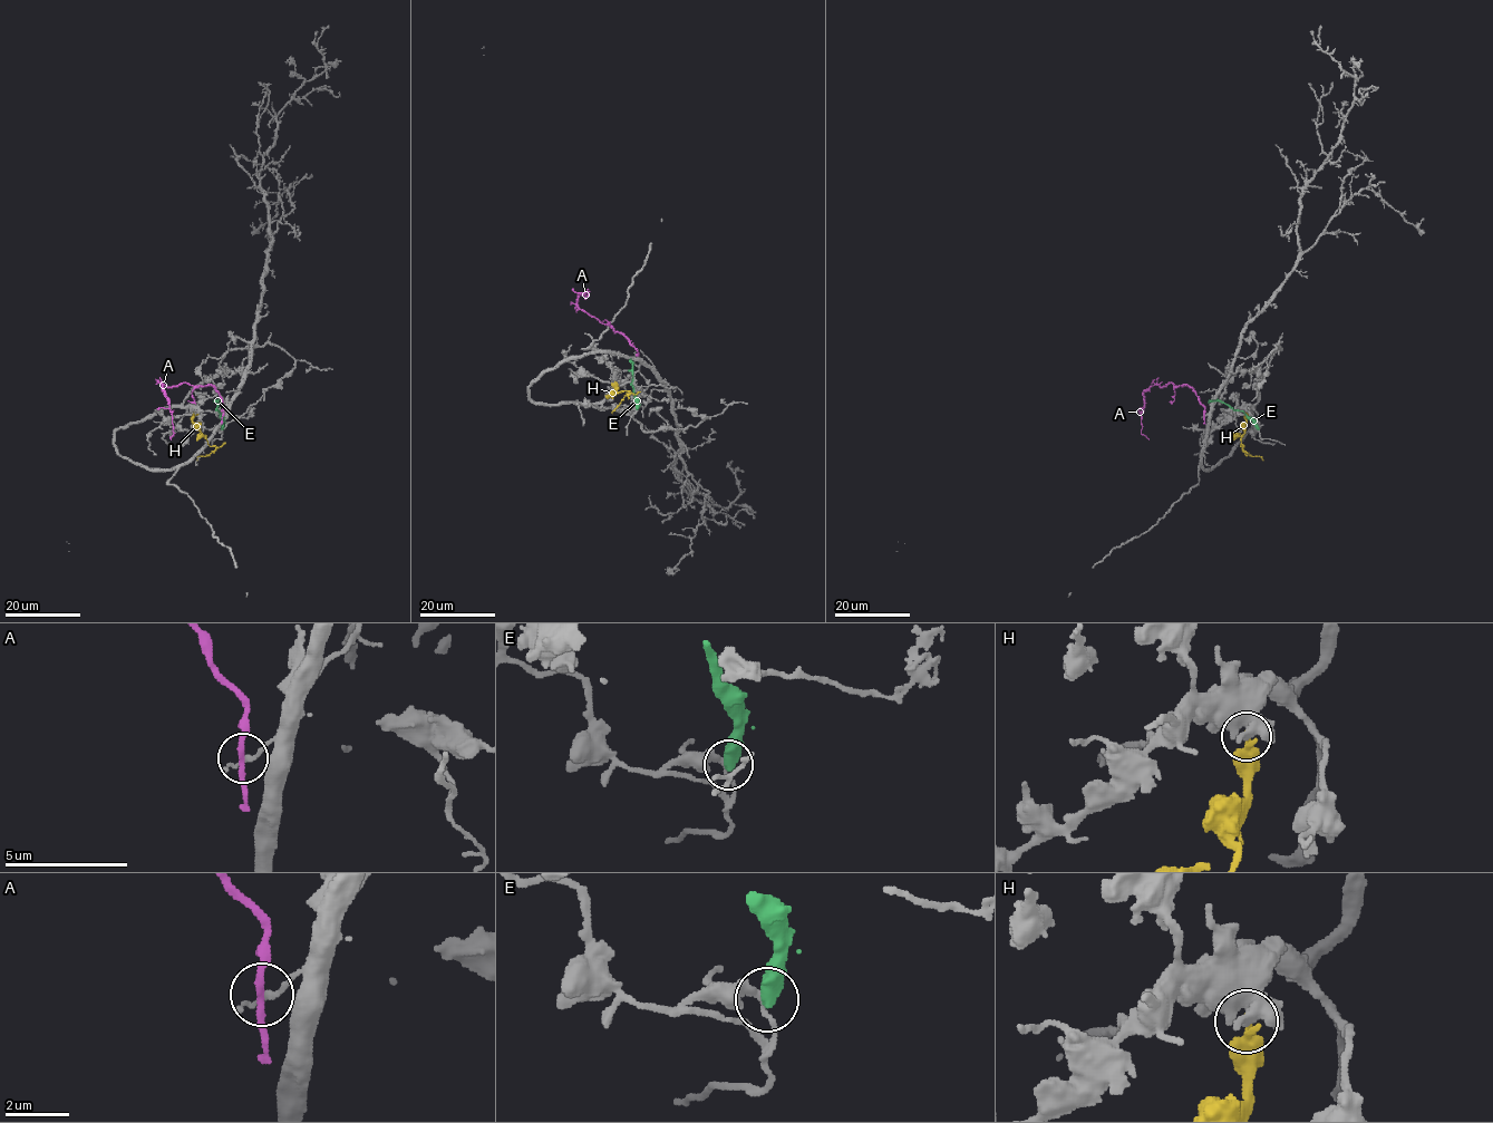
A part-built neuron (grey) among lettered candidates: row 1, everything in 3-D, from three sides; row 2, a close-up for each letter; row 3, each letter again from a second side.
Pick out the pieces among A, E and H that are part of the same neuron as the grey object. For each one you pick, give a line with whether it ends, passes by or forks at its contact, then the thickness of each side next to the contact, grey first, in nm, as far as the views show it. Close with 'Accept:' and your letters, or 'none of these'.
H: it passes by; calibres 460 and 320 nm
Accept: H

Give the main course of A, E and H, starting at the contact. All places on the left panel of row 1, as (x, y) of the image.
A: (222, 416), (222, 398), (211, 386), (163, 385), (172, 413), (171, 439)
E: (222, 428), (223, 420), (215, 403)
H: (193, 413), (193, 423), (209, 444), (215, 447), (197, 461)

